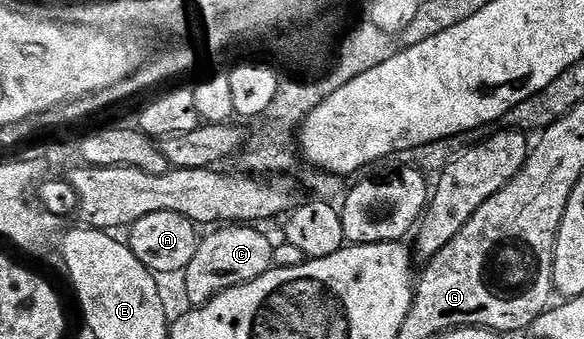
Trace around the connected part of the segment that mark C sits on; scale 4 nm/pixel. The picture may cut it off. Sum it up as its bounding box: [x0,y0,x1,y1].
[187,227,275,307]

